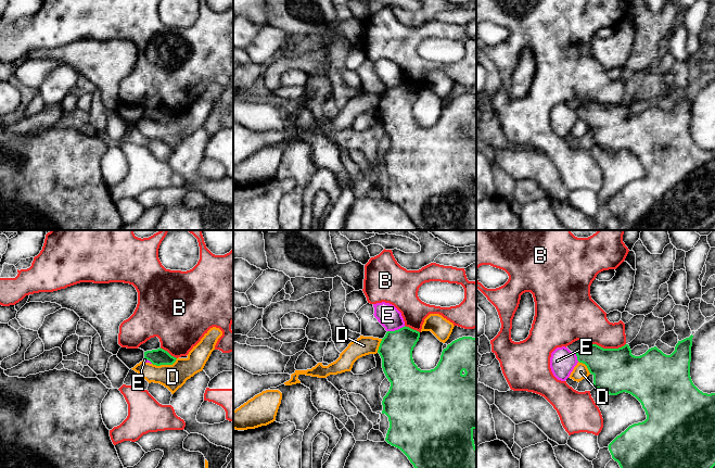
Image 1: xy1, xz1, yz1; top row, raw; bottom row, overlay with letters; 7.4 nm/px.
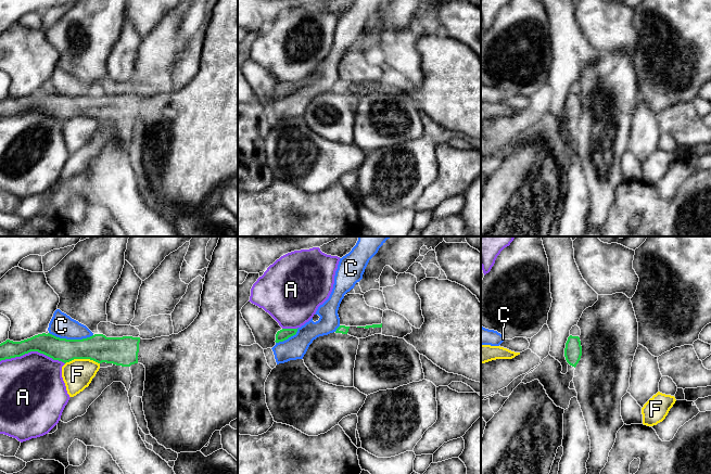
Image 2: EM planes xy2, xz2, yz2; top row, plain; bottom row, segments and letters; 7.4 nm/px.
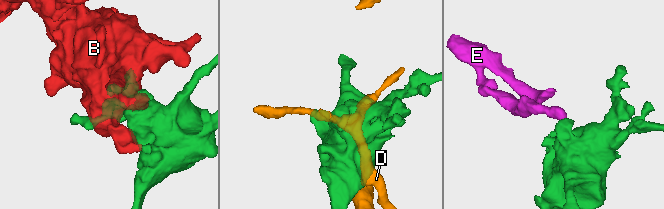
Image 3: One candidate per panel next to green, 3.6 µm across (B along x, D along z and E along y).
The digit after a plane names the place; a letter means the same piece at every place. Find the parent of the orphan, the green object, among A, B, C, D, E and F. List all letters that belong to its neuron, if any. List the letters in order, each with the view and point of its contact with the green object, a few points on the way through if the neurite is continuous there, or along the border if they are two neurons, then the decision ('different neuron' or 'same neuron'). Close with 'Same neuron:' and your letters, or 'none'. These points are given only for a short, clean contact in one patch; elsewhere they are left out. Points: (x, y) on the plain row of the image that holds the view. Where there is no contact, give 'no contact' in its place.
A: xy2 (33, 107) | different neuron
B: yz1 (604, 105) | different neuron
C: xy2 (71, 97) | different neuron
D: xy1 (164, 121) | different neuron
E: xz1 (396, 87) | along xz1 (405, 83), (387, 88) | different neuron
F: xy2 (81, 115) | along xy2 (99, 119), (92, 116), (72, 116), (65, 120) | different neuron
Same neuron: none

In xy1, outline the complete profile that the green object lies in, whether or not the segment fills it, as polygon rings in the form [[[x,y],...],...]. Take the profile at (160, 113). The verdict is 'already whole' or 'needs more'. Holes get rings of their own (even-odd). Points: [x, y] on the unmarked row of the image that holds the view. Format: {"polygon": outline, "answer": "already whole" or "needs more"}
{"polygon": [[[161,104],[157,106],[144,109],[144,115],[156,123],[173,122],[177,116],[176,114],[171,113],[167,107]]], "answer": "already whole"}

